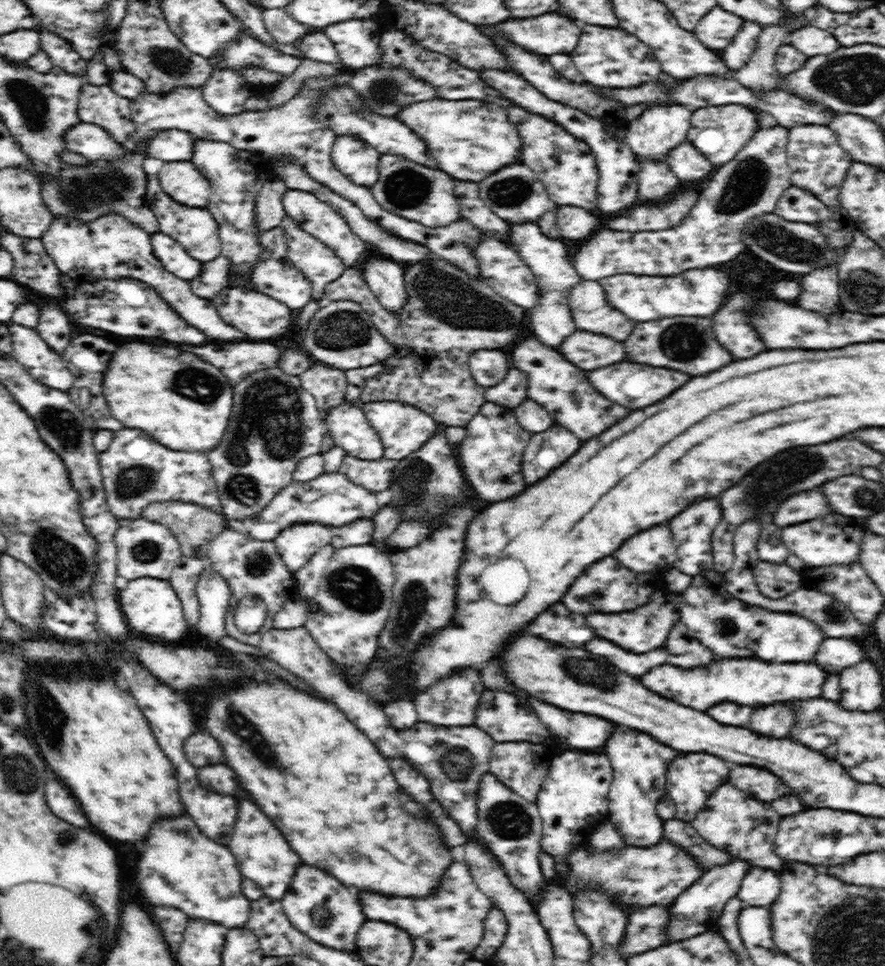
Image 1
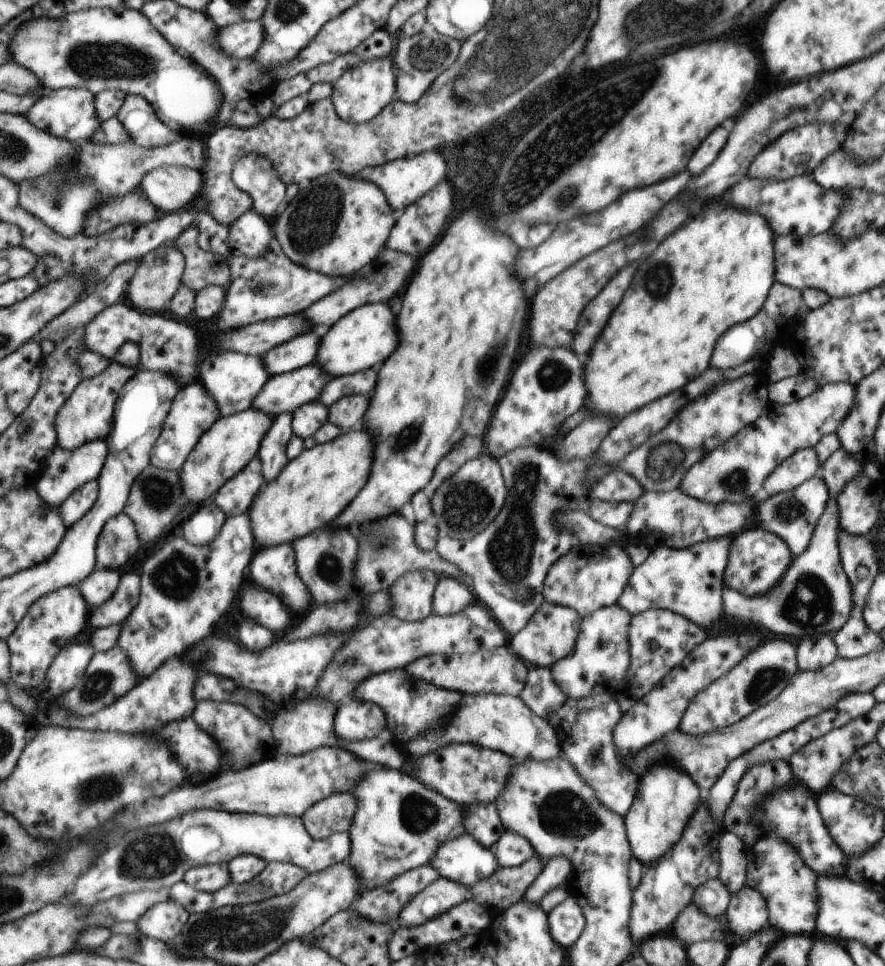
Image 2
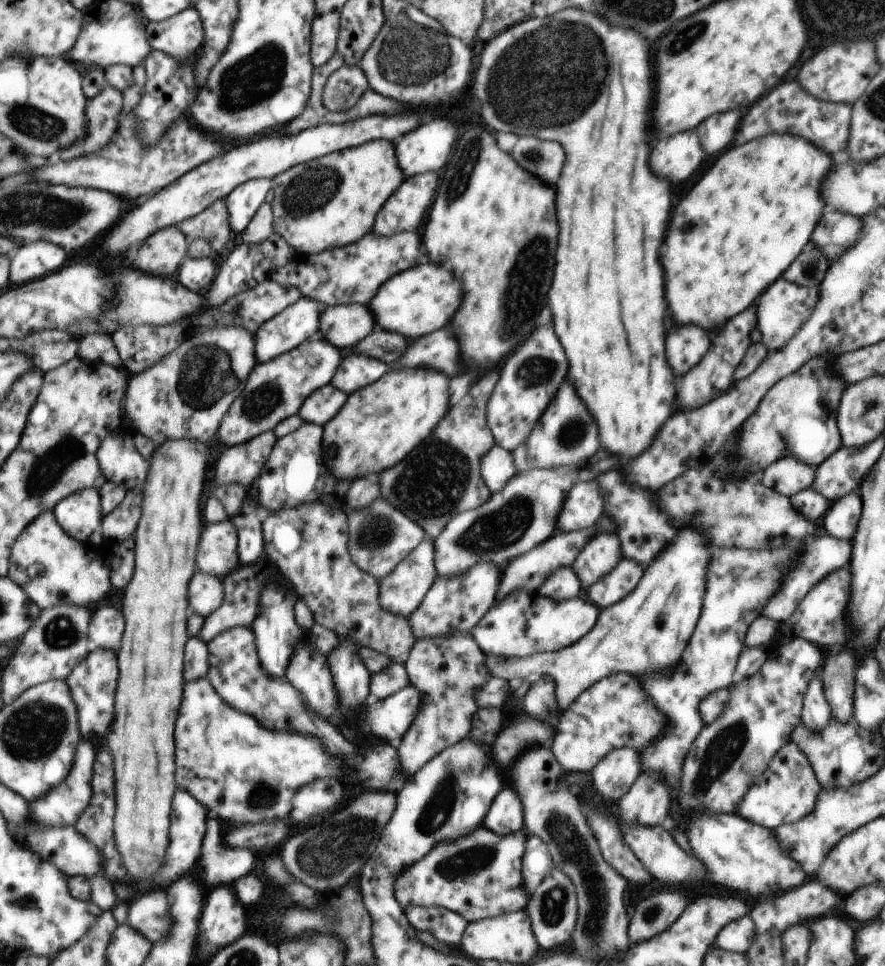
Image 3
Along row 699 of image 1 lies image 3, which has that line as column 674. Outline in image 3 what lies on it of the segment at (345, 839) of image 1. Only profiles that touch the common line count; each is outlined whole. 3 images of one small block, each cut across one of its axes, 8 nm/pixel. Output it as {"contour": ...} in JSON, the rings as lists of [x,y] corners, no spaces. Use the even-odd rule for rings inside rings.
{"contour":[[[770,134],[736,146],[736,174],[734,174],[734,148],[726,150],[710,172],[706,172],[698,186],[690,190],[672,212],[668,228],[668,244],[662,254],[666,272],[666,302],[676,322],[694,324],[710,334],[753,305],[759,296],[794,262],[794,258],[808,244],[824,210],[820,184],[832,168],[830,154],[816,148],[802,136]]]}

